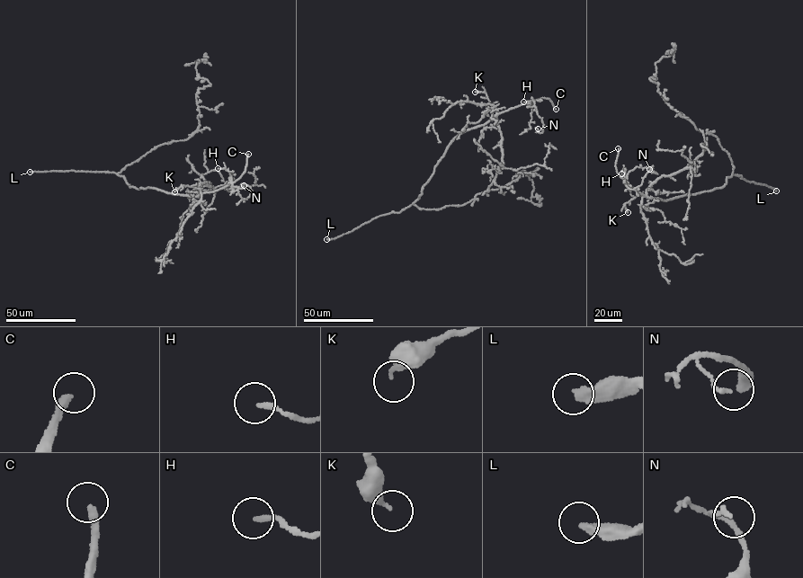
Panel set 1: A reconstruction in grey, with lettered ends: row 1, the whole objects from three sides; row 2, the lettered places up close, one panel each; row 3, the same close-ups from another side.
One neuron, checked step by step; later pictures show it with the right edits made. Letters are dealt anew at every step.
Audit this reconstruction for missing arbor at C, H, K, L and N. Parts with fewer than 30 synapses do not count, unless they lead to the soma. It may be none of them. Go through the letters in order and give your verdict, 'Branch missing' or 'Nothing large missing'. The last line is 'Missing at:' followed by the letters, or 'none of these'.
C: Branch missing
H: Nothing large missing
K: Nothing large missing
L: Branch missing
N: Nothing large missing
Missing at: C, L

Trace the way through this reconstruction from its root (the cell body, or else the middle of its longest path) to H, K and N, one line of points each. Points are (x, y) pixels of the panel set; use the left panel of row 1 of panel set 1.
H: (129, 186), (139, 189), (148, 187), (197, 197), (230, 184), (230, 173), (218, 168)
K: (129, 186), (139, 189), (148, 187), (191, 196), (200, 192), (200, 189), (184, 185), (174, 191)
N: (129, 186), (139, 189), (148, 187), (197, 197), (231, 183), (245, 200), (252, 191), (244, 185)

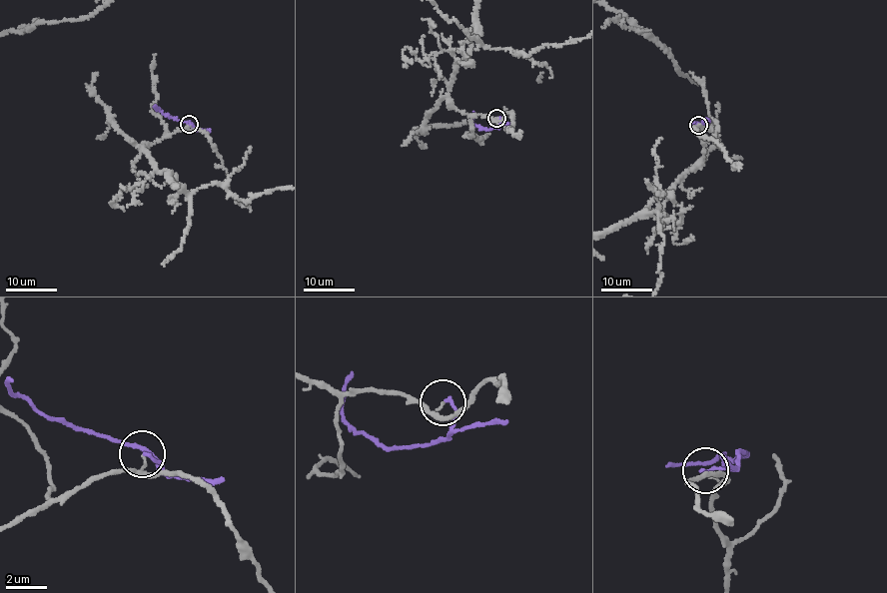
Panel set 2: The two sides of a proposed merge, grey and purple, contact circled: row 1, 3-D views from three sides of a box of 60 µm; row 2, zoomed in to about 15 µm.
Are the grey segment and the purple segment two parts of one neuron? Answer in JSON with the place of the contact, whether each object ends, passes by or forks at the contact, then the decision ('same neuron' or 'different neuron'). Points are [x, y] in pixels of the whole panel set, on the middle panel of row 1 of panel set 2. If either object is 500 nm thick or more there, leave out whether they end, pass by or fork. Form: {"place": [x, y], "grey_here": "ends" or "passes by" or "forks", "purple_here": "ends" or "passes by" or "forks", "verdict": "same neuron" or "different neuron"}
{"place": [496, 118], "grey_here": "ends", "purple_here": "ends", "verdict": "different neuron"}

